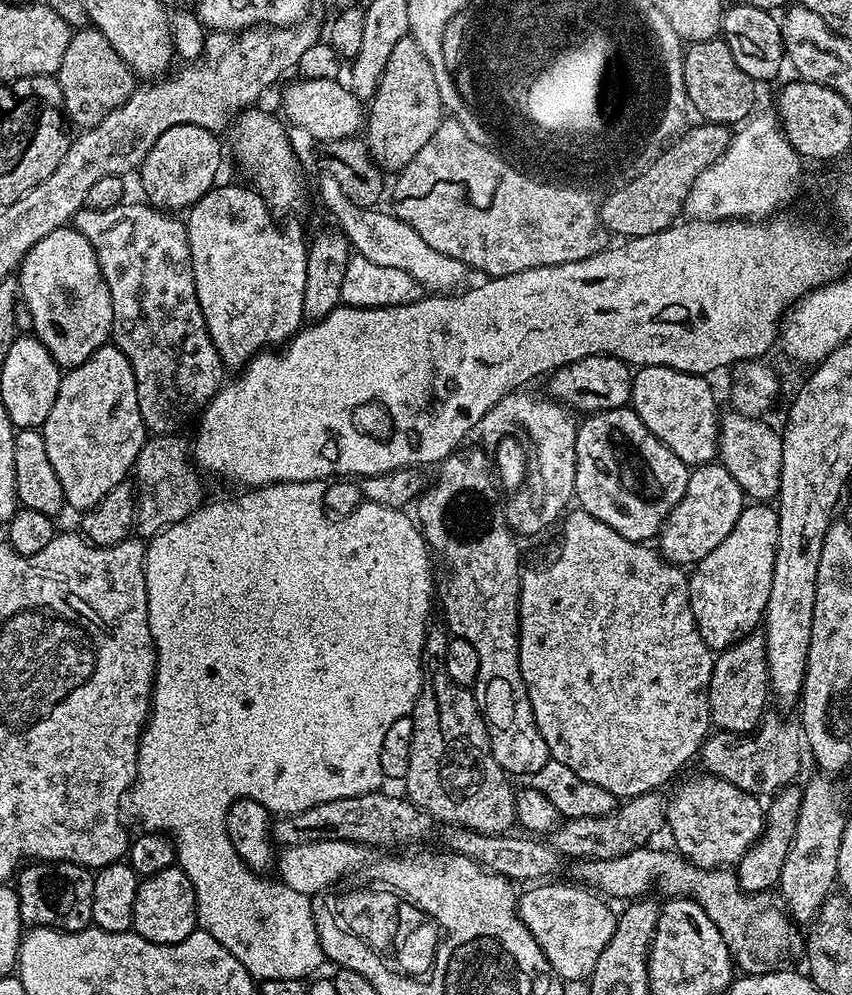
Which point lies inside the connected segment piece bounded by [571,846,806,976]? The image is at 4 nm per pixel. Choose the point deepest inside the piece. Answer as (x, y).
(761, 936)

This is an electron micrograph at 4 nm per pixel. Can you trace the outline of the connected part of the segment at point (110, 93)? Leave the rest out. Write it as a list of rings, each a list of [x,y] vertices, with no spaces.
[[[91,26],[73,31],[70,46],[66,46],[66,58],[62,58],[58,79],[64,99],[64,115],[75,127],[77,124],[77,129],[80,130],[92,128],[98,122],[102,122],[102,118],[106,118],[106,114],[110,114],[118,106],[122,106],[122,102],[126,102],[126,98],[130,98],[130,94],[138,87],[136,73],[130,70],[130,66],[126,66],[126,62],[118,54],[118,50],[114,50],[114,46],[110,46],[110,42],[106,42],[104,35]]]

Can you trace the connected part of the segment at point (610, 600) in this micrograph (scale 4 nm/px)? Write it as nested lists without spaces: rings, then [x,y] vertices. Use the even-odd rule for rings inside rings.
[[[569,511],[563,524],[564,537],[560,540],[556,557],[541,568],[525,567],[520,574],[520,673],[526,682],[536,725],[542,738],[546,738],[549,757],[562,762],[562,766],[570,766],[570,770],[574,770],[578,778],[586,778],[586,782],[594,782],[594,786],[602,786],[602,790],[610,790],[610,794],[618,798],[655,792],[663,789],[663,784],[691,756],[693,759],[699,753],[710,735],[708,691],[714,652],[706,646],[694,622],[688,593],[688,576],[683,567],[669,564],[655,547],[638,540],[622,538],[618,530],[606,526],[606,522],[594,518],[586,511]]]

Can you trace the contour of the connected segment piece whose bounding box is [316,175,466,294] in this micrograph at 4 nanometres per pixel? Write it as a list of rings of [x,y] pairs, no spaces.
[[[321,175],[319,179],[320,181],[316,184],[316,192],[320,195],[320,204],[337,220],[333,221],[343,232],[355,255],[370,258],[370,262],[374,262],[378,266],[394,266],[396,270],[406,270],[406,274],[410,274],[410,278],[414,278],[414,282],[419,284],[421,289],[432,294],[448,294],[459,289],[465,283],[463,280],[466,265],[458,262],[458,258],[450,258],[446,254],[434,250],[434,246],[426,246],[426,242],[422,242],[418,230],[414,230],[406,222],[402,222],[391,211],[380,212],[379,207],[354,206],[354,202],[350,202],[350,198],[346,198],[346,194],[342,194],[342,190],[338,187],[338,182],[334,182],[334,178]]]

